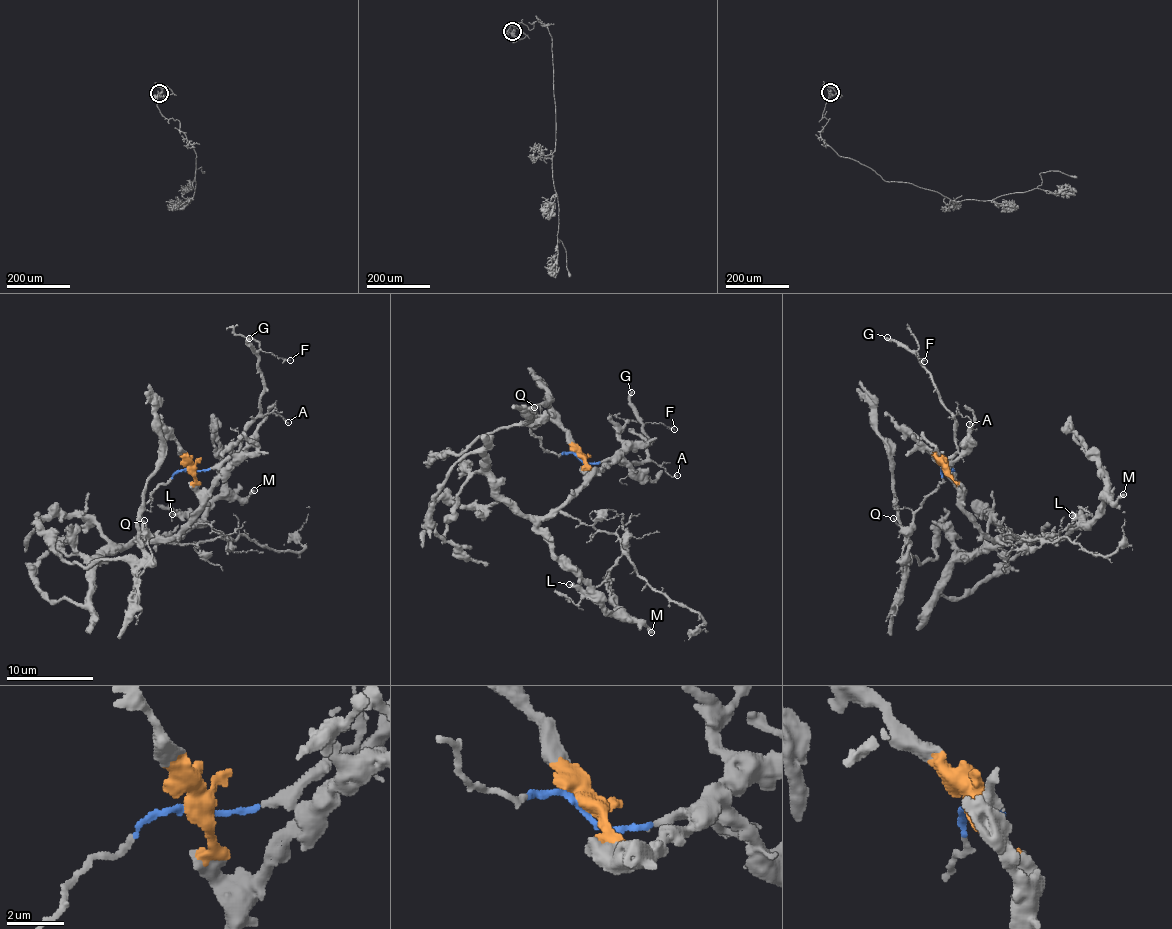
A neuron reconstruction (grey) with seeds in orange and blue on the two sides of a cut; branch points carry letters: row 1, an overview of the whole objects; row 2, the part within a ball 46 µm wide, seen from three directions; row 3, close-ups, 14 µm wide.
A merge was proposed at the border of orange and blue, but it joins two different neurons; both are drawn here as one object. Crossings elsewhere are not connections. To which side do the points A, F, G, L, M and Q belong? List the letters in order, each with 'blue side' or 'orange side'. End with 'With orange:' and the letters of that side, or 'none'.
A: blue side
F: blue side
G: blue side
L: orange side
M: orange side
Q: blue side
With orange: L, M

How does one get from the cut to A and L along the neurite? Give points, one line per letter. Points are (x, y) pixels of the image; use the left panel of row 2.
A: (189, 469), (217, 469), (239, 449), (241, 434), (259, 416), (280, 416), (289, 423)
L: (189, 469), (200, 490), (200, 512), (170, 538), (145, 537), (178, 538), (188, 521), (171, 514)

